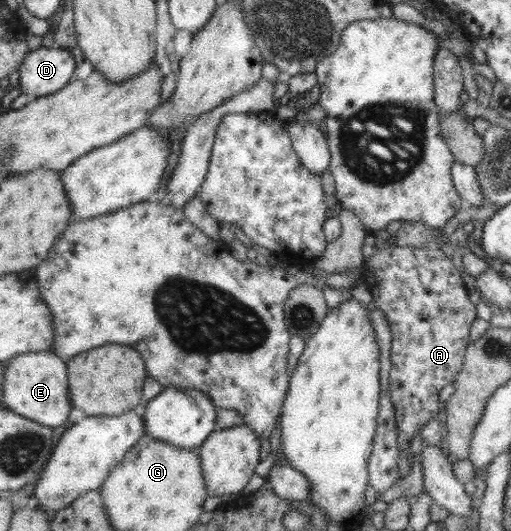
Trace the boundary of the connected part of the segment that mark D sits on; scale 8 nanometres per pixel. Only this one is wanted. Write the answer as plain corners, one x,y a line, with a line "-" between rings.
54,45
30,50
18,69
23,97
36,98
61,90
74,70
75,59
65,49

